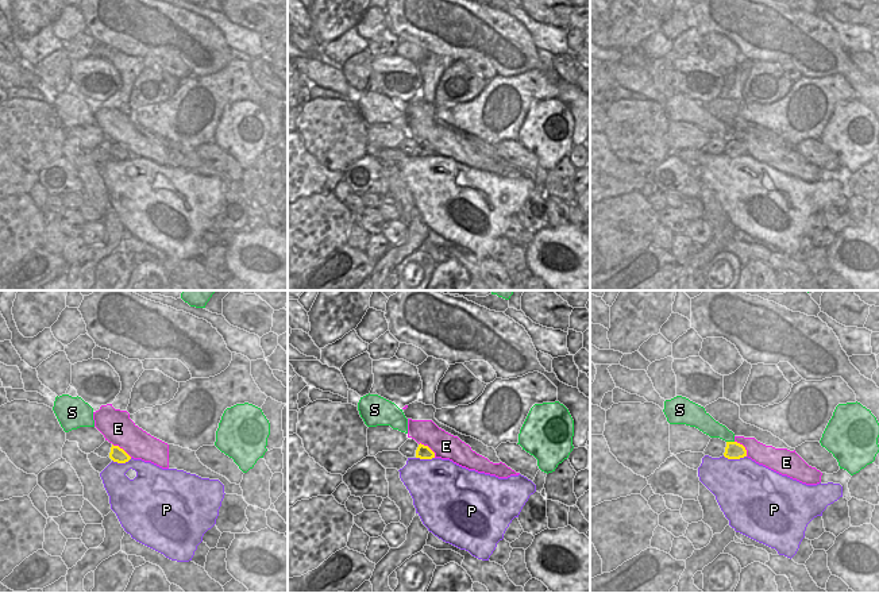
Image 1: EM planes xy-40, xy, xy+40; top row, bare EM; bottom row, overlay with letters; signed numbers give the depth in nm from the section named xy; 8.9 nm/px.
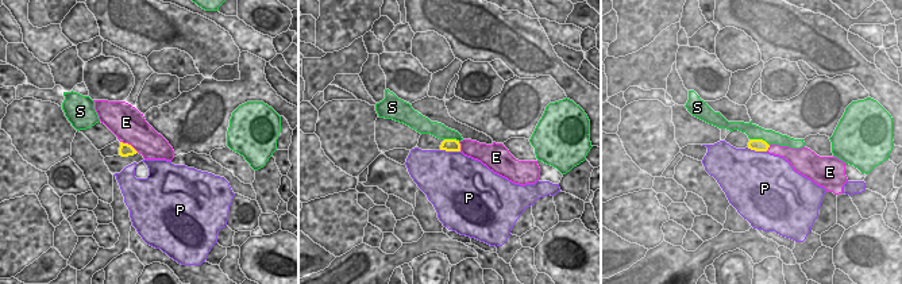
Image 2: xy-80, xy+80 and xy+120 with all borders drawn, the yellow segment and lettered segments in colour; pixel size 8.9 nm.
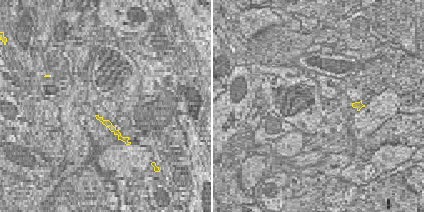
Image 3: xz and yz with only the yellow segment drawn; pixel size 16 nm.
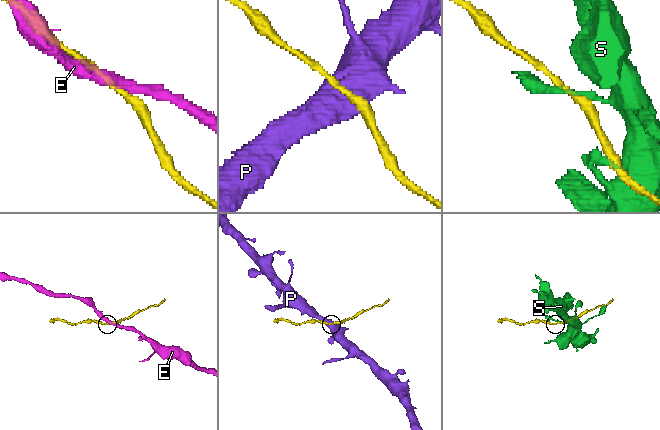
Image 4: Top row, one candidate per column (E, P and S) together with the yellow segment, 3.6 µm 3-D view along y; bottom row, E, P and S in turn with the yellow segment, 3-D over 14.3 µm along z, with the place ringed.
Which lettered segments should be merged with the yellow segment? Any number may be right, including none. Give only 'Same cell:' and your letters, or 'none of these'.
Same cell: none of these

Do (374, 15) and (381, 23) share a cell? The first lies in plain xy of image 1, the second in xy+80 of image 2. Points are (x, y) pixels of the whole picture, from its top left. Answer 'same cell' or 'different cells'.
same cell

